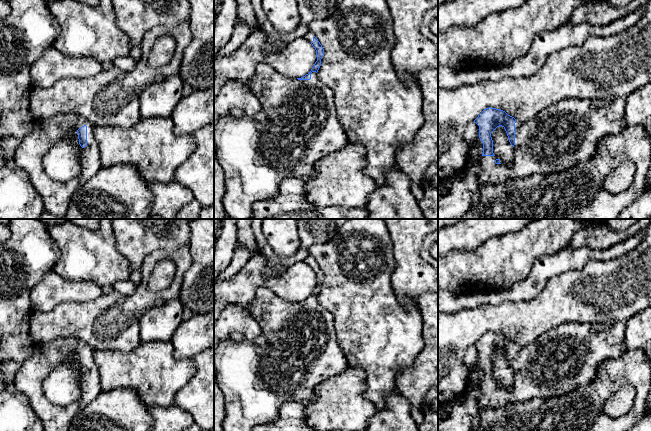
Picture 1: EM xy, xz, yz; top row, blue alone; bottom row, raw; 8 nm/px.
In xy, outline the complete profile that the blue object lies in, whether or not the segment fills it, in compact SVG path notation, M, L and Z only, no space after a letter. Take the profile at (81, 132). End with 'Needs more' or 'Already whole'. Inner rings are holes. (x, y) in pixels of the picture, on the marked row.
M75 112L55 114L43 120L35 120L32 131L20 142L14 152L12 164L23 169L29 176L35 190L44 202L45 211L55 216L66 214L71 200L77 191L100 168L100 147L94 136L94 124ZM71 130L76 130L81 149L81 173L75 179L58 182L51 179L42 167L43 156Z. Needs more

